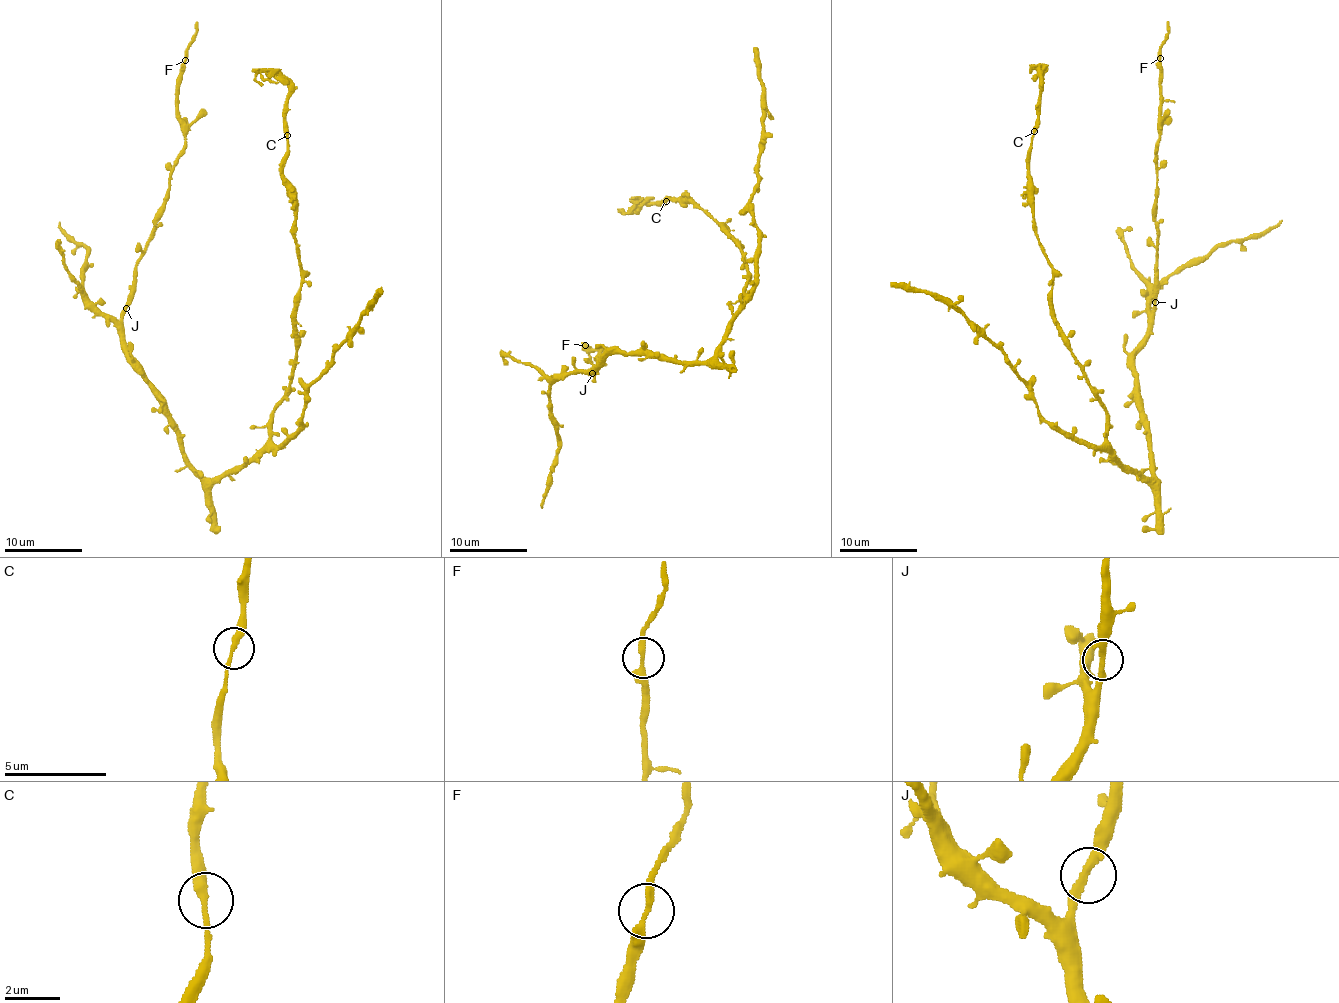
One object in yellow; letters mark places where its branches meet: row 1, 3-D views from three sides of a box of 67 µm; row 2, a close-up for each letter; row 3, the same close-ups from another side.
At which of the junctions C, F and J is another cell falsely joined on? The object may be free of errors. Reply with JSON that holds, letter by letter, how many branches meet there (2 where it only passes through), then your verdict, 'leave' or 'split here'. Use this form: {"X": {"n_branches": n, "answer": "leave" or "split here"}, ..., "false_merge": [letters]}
{"C": {"n_branches": 2, "answer": "leave"}, "F": {"n_branches": 2, "answer": "leave"}, "J": {"n_branches": 2, "answer": "leave"}, "false_merge": []}

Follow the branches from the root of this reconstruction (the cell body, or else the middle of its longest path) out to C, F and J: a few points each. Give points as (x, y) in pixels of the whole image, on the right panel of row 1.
C: (1147, 478), (1127, 470), (1109, 447), (1103, 404), (1054, 316), (1052, 264), (1033, 220), (1029, 153), (1034, 132)
F: (1147, 478), (1152, 473), (1149, 429), (1142, 411), (1134, 354), (1148, 329), (1154, 308), (1161, 58)
J: (1147, 478), (1152, 473), (1149, 429), (1142, 411), (1134, 354), (1148, 329), (1155, 302)

